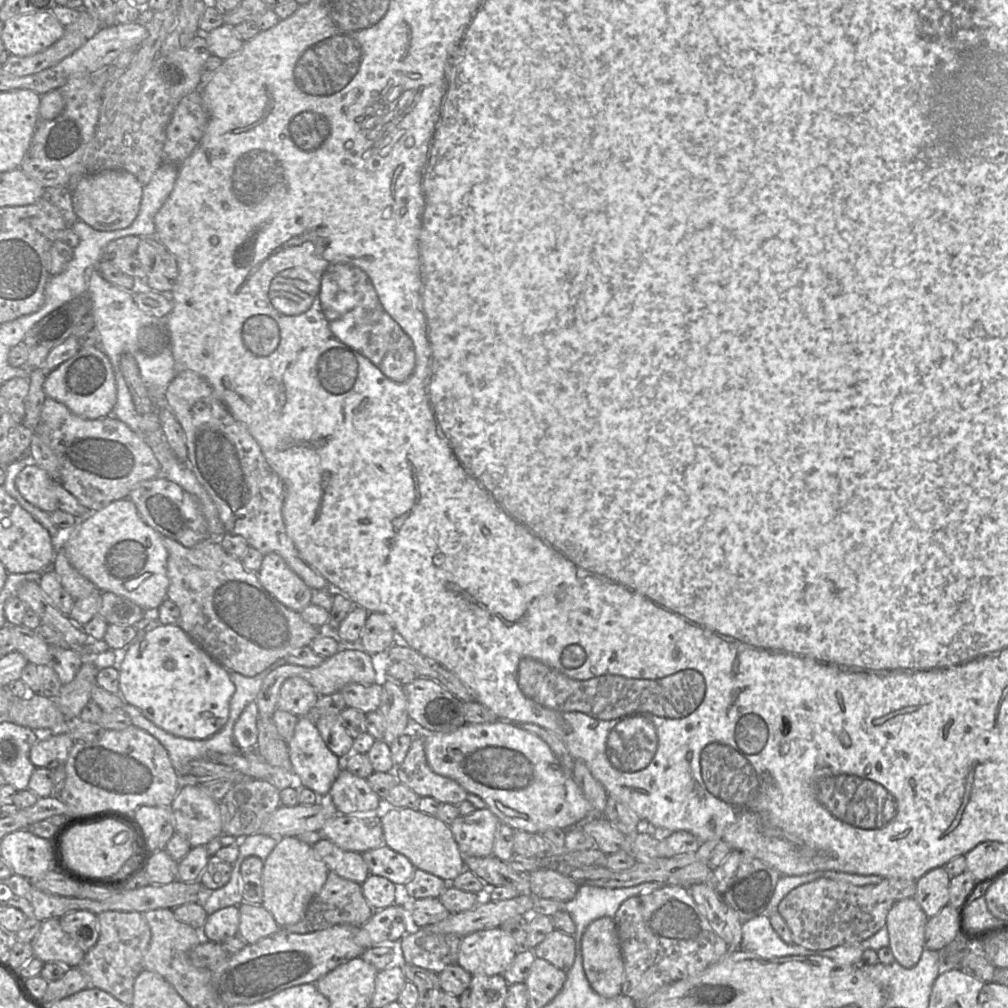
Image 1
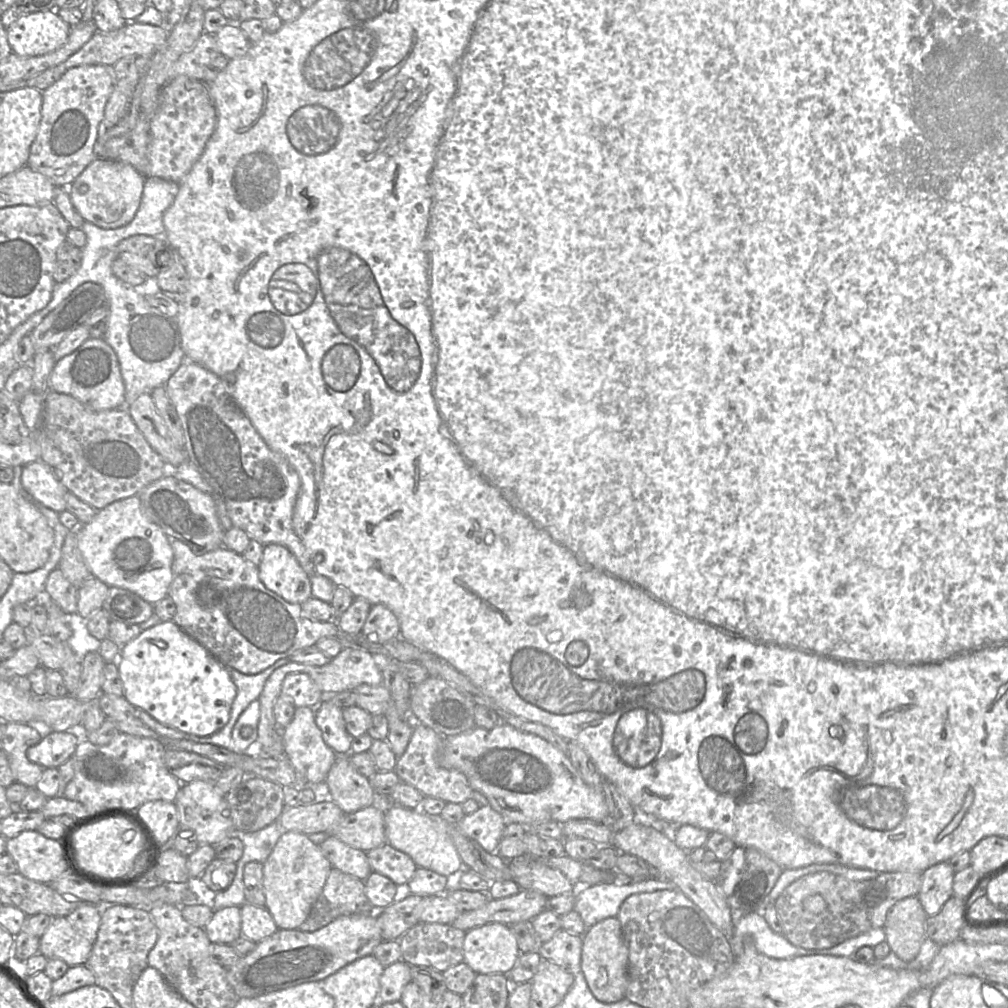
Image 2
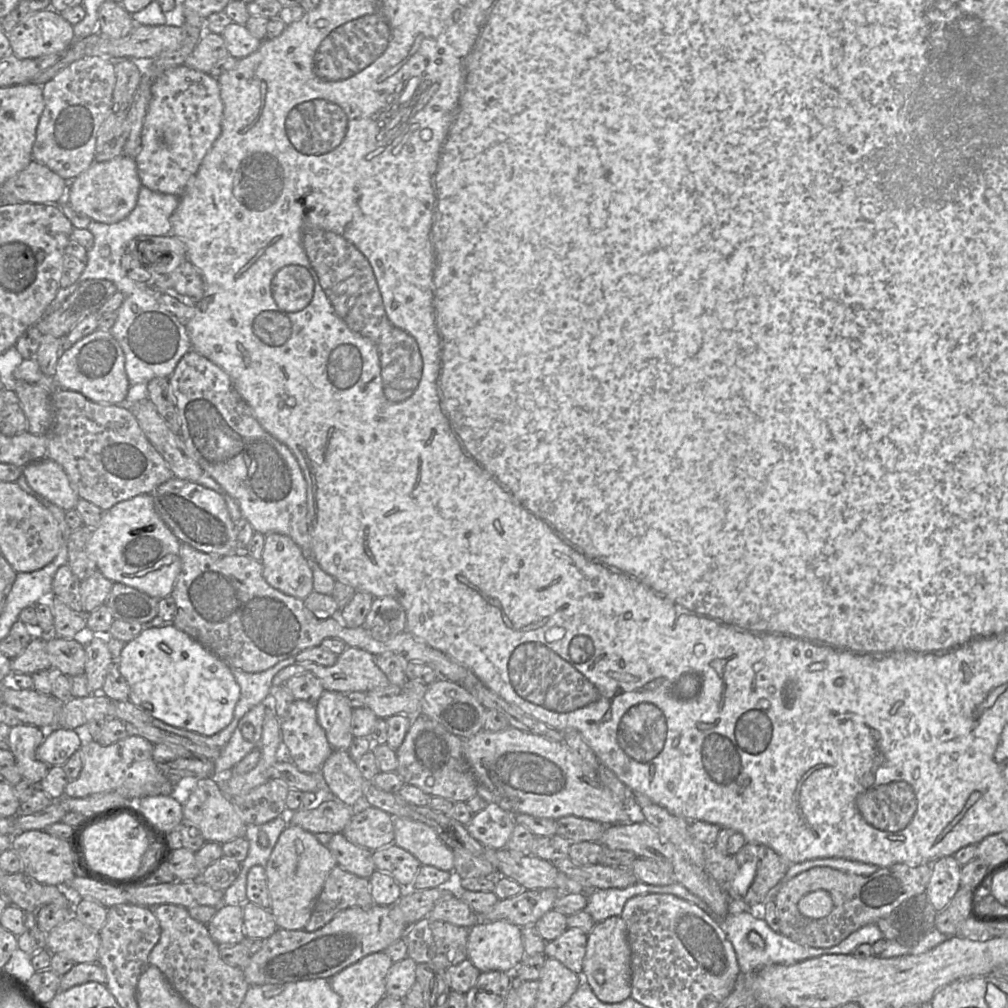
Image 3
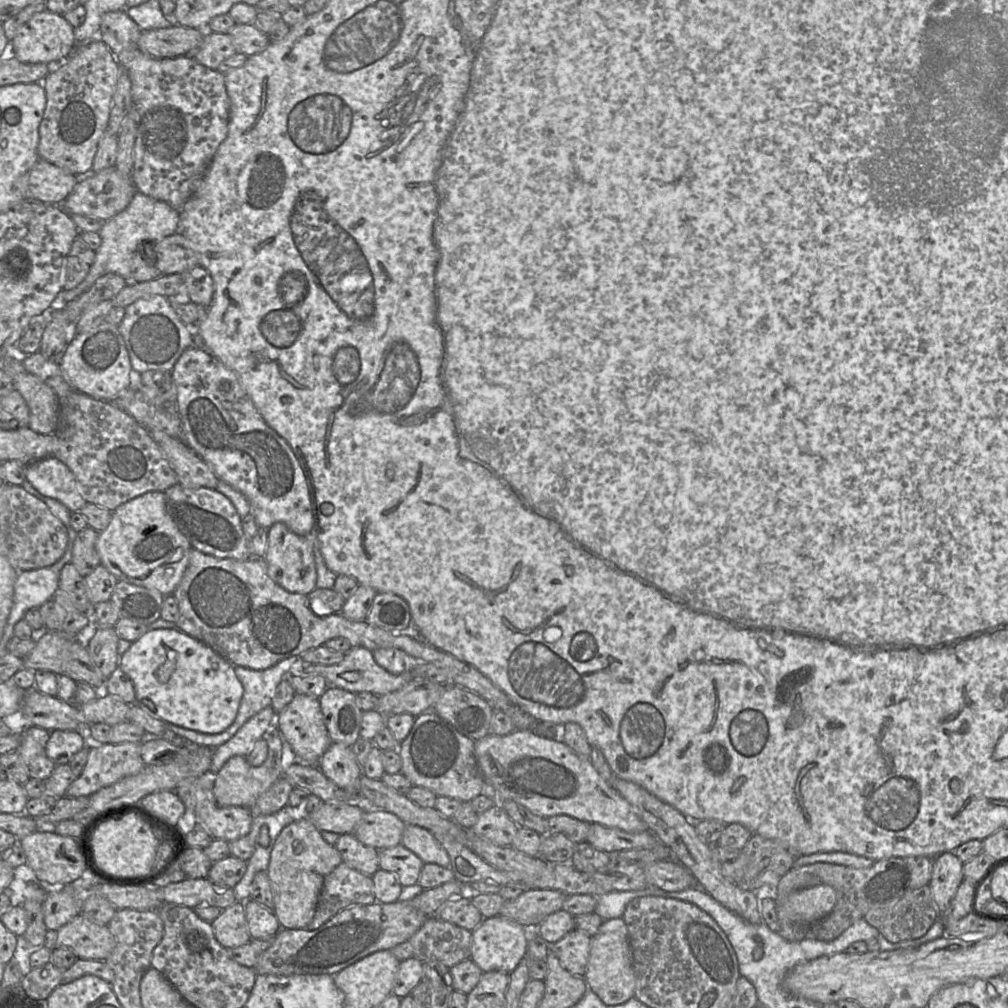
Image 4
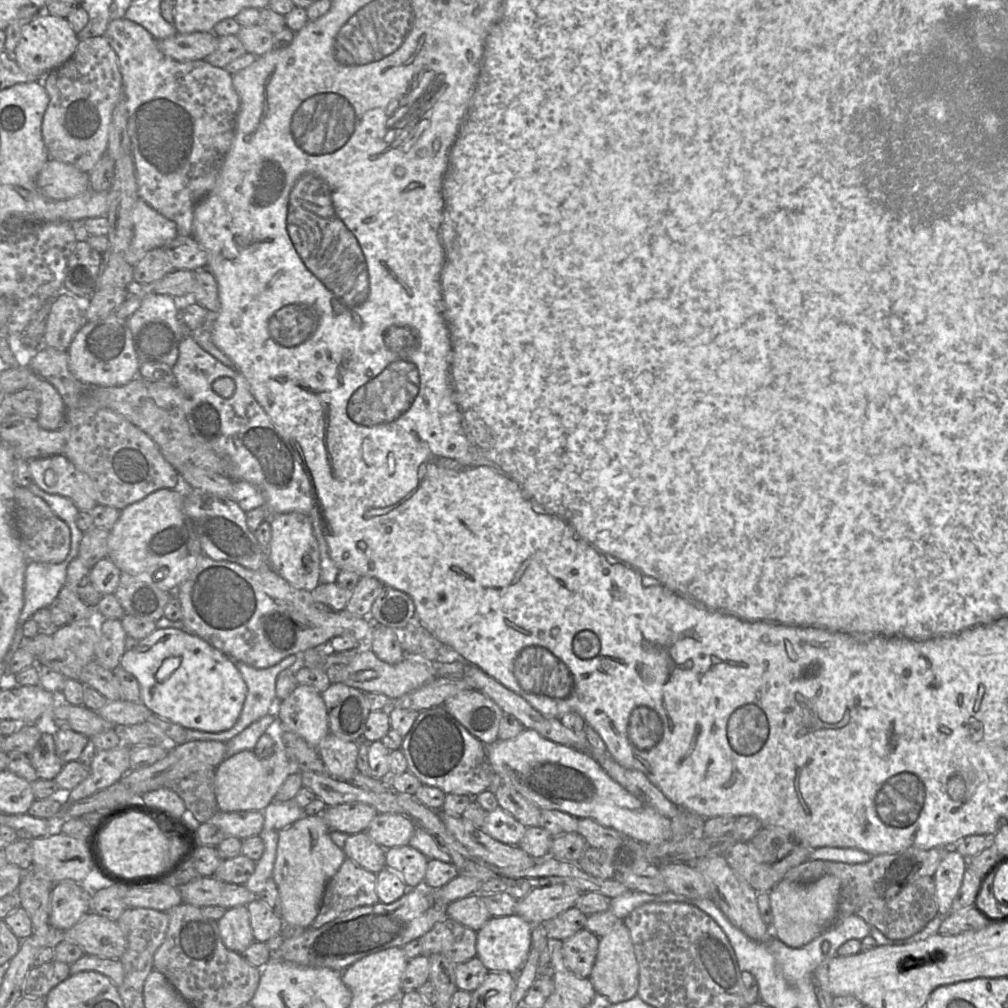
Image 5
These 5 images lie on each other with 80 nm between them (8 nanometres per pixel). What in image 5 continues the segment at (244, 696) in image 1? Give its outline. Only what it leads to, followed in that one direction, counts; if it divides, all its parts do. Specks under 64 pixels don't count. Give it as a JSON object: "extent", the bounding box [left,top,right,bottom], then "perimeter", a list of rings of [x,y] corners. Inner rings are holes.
{"extent":[197,655,300,737],"perimeter":[[[290,655],[284,658],[276,665],[263,669],[252,667],[241,661],[234,661],[247,685],[246,698],[242,707],[241,714],[236,724],[232,728],[222,732],[204,732],[200,730],[197,731],[201,732],[202,734],[208,734],[207,737],[227,737],[228,735],[234,735],[235,737],[258,719],[273,712],[277,704],[277,696],[276,696],[277,677],[279,673],[284,669],[297,668],[297,666],[300,664],[299,658],[300,655]]]}

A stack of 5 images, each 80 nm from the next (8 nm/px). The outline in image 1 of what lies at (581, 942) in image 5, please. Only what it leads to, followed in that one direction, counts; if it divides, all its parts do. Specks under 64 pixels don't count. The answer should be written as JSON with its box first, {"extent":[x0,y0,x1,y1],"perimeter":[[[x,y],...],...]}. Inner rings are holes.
{"extent":[533,929,575,972],"perimeter":[[[554,929],[533,951],[536,957],[548,961],[564,972],[568,972],[575,960],[575,939],[572,935]]]}

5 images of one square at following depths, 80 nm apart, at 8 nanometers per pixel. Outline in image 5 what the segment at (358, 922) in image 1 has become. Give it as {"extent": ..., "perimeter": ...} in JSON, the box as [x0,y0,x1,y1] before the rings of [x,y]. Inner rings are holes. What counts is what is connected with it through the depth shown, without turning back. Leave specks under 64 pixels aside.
{"extent":[310,858,378,929],"perimeter":[[[346,858],[328,882],[319,913],[310,928],[318,929],[345,912],[378,902],[376,874]]]}

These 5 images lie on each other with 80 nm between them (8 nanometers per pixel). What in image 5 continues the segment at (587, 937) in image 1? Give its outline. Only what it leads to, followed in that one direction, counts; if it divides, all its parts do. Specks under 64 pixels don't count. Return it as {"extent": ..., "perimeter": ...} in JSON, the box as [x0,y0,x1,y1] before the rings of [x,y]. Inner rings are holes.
{"extent":[589,922,639,1004],"perimeter":[[[624,922],[599,939],[596,960],[589,979],[596,993],[616,1004],[628,1001],[637,995],[639,987],[639,966],[634,952],[630,933]]]}

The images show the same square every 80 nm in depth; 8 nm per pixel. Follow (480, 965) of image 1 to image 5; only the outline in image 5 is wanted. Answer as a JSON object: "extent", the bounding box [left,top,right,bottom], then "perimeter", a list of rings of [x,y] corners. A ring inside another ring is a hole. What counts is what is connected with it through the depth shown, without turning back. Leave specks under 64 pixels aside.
{"extent":[477,913,534,975],"perimeter":[[[515,913],[509,916],[491,917],[477,931],[477,957],[489,972],[508,972],[514,975],[528,958],[533,929],[534,925]]]}

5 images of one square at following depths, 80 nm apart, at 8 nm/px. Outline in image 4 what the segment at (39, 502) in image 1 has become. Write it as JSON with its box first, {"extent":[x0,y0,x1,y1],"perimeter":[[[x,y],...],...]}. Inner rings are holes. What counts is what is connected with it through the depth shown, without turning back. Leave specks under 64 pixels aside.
{"extent":[26,456,87,512],"perimeter":[[[54,456],[26,465],[26,479],[40,493],[58,500],[70,512],[79,511],[87,503],[79,493],[71,470]]]}

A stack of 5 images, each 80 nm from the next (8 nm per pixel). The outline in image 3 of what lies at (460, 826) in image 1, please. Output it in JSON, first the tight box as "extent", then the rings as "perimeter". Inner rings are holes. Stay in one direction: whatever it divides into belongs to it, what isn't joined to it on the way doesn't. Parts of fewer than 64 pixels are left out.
{"extent":[464,802,515,850],"perimeter":[[[493,802],[474,814],[471,821],[464,826],[487,850],[499,850],[506,847],[515,824],[513,814]]]}

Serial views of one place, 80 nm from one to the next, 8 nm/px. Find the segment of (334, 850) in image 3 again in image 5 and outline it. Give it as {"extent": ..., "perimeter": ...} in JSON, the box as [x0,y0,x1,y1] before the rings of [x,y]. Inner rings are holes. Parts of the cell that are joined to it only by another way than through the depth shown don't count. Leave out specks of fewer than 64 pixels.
{"extent":[342,832,386,874],"perimeter":[[[365,832],[348,835],[342,850],[346,858],[374,874],[386,867],[386,849],[373,841]]]}

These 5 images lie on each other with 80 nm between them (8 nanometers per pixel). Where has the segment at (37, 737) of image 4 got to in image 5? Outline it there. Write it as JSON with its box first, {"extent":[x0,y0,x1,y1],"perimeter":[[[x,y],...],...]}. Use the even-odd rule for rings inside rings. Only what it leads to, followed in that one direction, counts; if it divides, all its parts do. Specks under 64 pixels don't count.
{"extent":[27,732,65,779],"perimeter":[[[42,732],[38,743],[27,755],[36,771],[38,779],[55,779],[65,764],[56,754],[53,734],[48,732]]]}

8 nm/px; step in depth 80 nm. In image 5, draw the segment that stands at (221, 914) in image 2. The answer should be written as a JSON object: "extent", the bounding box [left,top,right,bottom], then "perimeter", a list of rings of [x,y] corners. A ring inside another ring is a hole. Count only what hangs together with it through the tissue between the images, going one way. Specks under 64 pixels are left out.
{"extent":[217,906,255,954],"perimeter":[[[247,906],[227,909],[217,924],[224,945],[233,952],[241,954],[255,941]]]}

